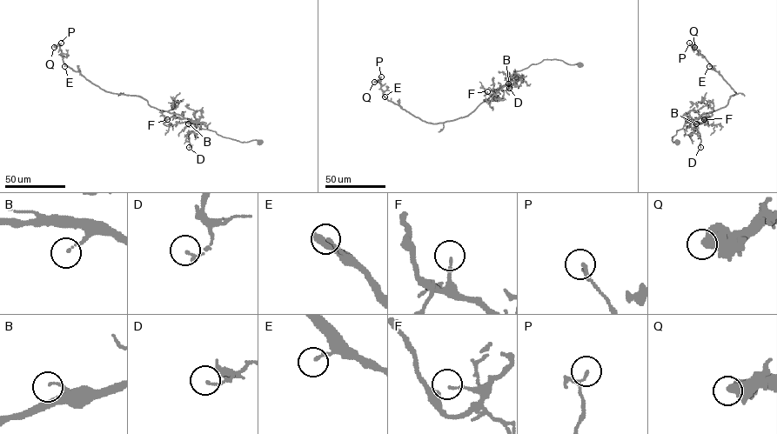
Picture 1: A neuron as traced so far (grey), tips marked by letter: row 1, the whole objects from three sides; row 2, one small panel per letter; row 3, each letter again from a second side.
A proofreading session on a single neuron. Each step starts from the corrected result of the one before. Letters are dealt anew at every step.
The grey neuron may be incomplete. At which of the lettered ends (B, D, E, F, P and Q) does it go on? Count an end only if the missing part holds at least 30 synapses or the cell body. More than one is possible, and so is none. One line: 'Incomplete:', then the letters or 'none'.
Incomplete: none

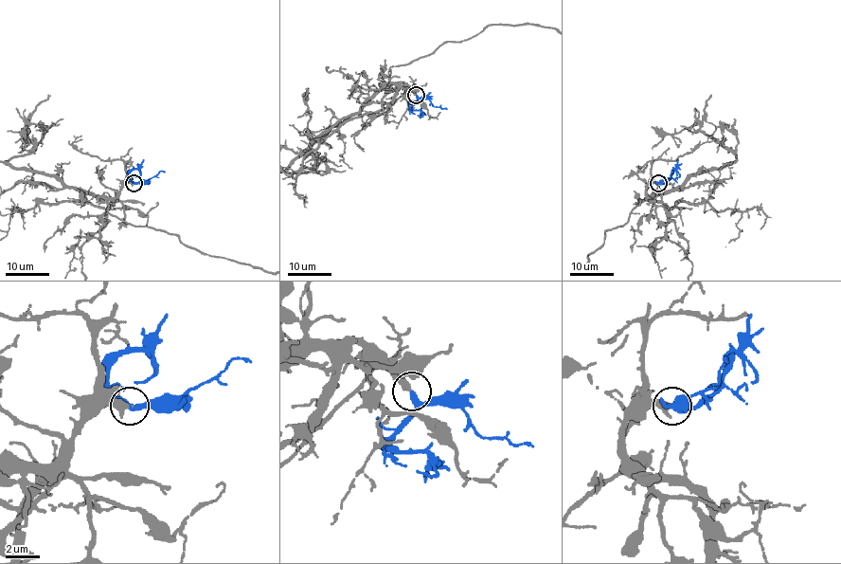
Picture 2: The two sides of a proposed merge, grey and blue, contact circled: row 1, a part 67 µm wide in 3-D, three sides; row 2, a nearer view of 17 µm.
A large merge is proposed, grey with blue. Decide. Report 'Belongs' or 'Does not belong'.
Belongs

